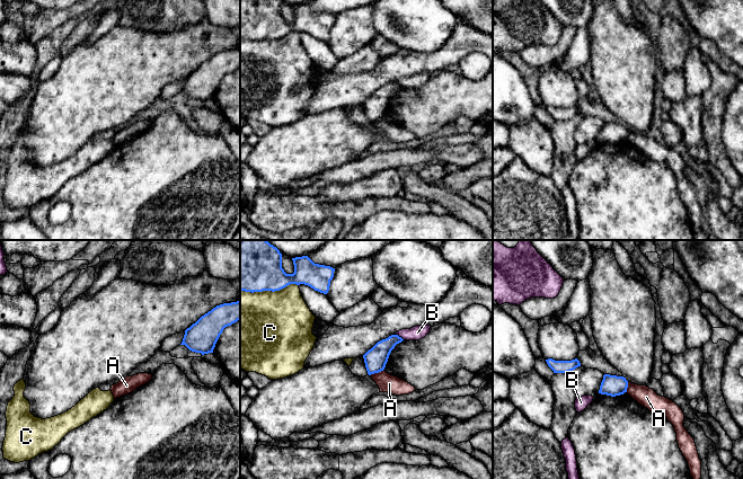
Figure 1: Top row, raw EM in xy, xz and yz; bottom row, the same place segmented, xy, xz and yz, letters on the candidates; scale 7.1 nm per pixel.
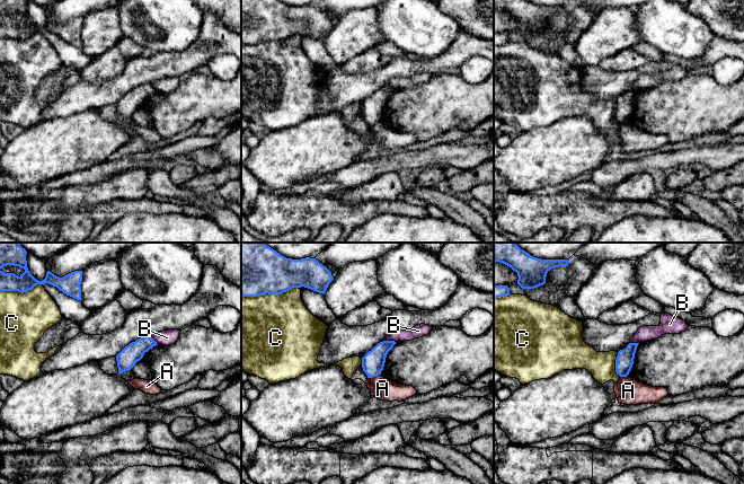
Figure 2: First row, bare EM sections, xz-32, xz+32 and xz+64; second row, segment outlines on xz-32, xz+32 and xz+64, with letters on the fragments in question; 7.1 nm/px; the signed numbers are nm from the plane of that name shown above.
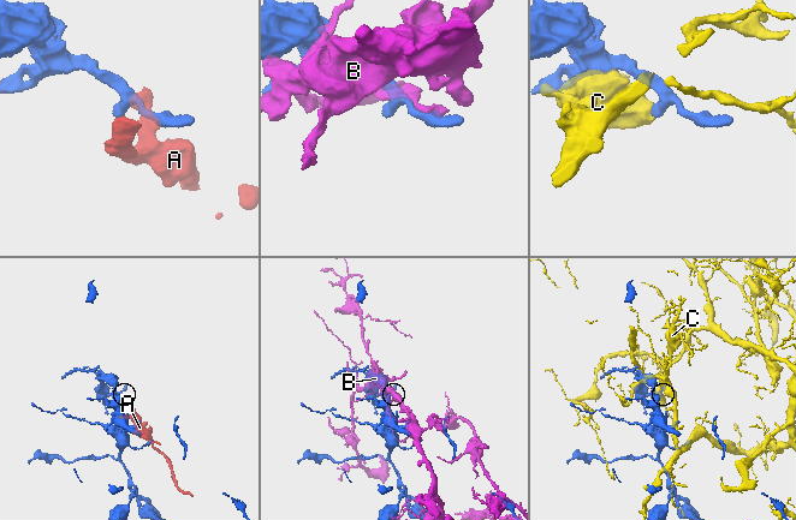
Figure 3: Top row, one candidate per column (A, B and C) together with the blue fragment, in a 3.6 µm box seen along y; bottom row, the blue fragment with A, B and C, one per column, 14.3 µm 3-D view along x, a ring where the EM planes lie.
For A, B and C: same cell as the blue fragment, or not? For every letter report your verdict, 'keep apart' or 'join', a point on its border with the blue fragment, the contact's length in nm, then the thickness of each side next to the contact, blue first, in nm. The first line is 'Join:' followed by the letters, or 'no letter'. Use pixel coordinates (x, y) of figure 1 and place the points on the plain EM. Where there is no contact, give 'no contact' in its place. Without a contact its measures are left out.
Join: no letter
A: keep apart; meets blue in xz at (377, 120); contact 110 nm long; 160 nm thick on the blue side, 130 nm on the other
B: keep apart; meets blue in xz at (398, 83); contact 90 nm long; 160 nm thick on the blue side, 100 nm on the other
C: keep apart; meets blue in xz at (268, 37); contact 420 nm long; 280 nm thick on the blue side, 480 nm on the other

